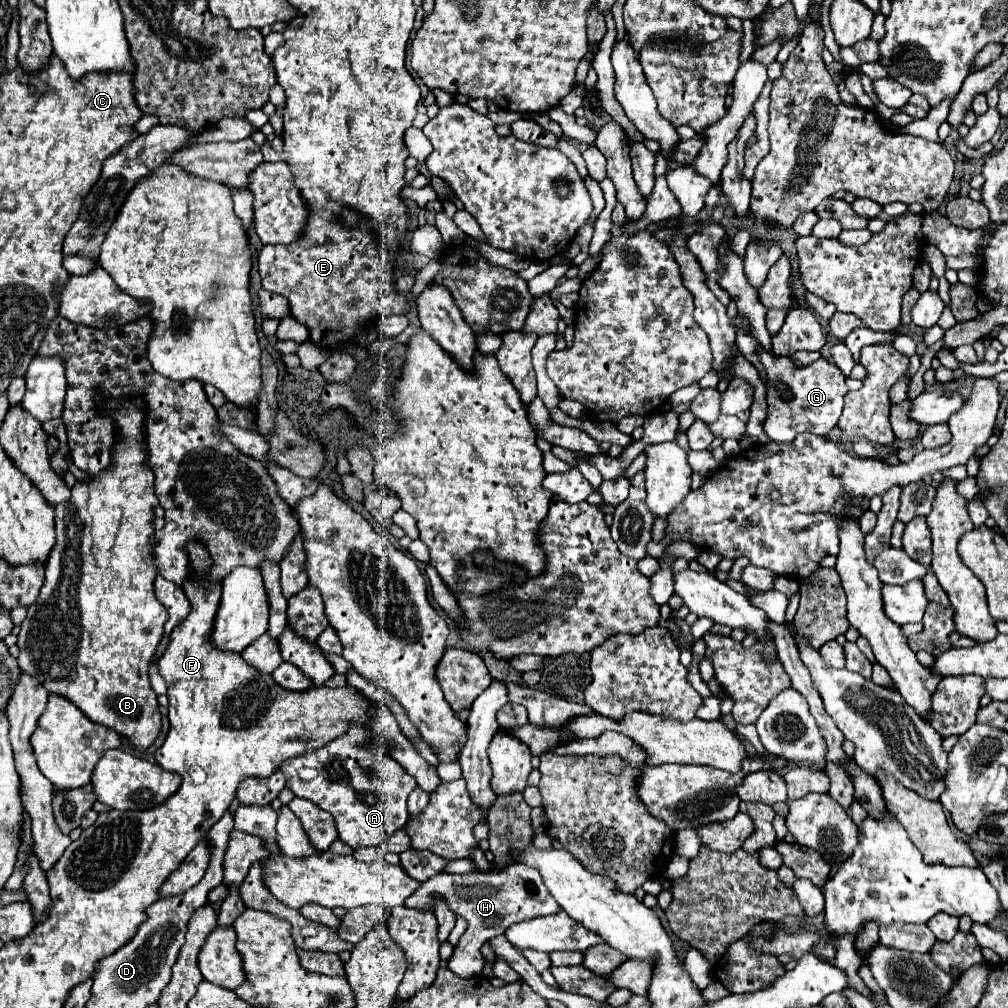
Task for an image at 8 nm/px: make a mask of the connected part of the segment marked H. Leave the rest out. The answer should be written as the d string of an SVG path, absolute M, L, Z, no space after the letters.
M511 864L507 870L493 870L487 874L481 874L477 870L469 874L459 874L455 894L453 894L453 874L435 874L425 884L421 884L417 892L409 896L409 900L405 900L405 906L433 912L437 898L445 900L451 912L465 918L469 936L459 938L459 946L455 948L453 960L459 966L463 962L469 962L469 966L477 964L475 970L483 970L485 966L485 956L481 954L479 948L489 938L503 934L511 924L517 924L521 920L529 920L535 916L547 916L547 914L561 910L559 904L549 894L547 886L543 884L541 874L527 864Z

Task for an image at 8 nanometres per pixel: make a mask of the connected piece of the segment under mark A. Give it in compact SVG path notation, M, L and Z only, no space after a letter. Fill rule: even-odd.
M351 726L347 736L339 736L337 740L319 748L317 752L305 752L305 754L293 756L293 758L289 758L281 764L281 770L287 778L287 788L293 790L295 796L307 798L307 800L315 802L319 808L331 812L333 818L335 818L339 840L345 842L347 846L351 846L353 850L357 850L361 846L383 846L383 844L387 844L389 836L405 826L405 820L409 816L407 796L413 792L413 788L417 788L413 776L409 776L393 758L373 756L369 752L369 748L365 748L365 740L369 740L369 736L373 736L369 730ZM361 758L371 758L371 760L377 762L377 766L373 770L363 770L361 764L359 764Z

